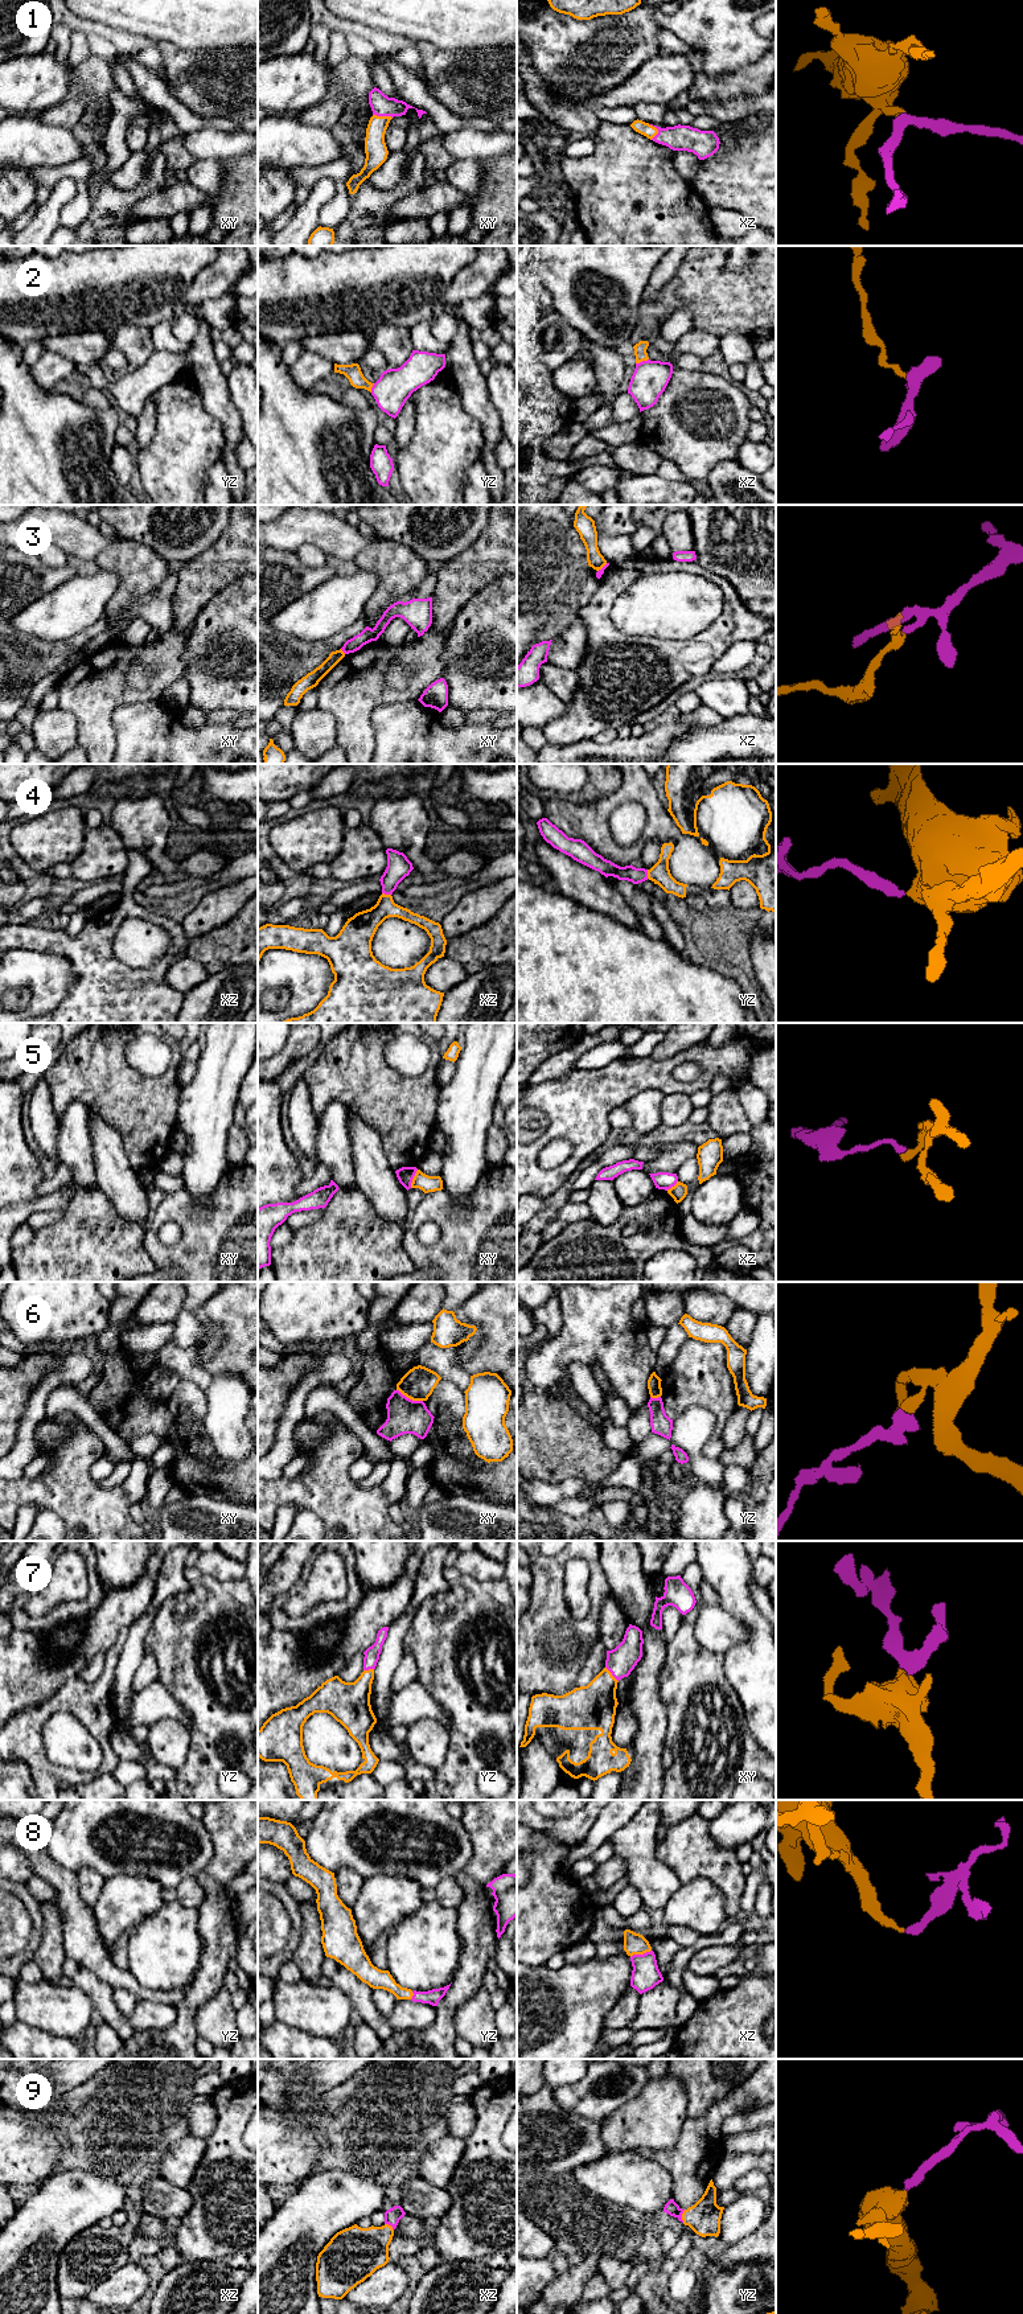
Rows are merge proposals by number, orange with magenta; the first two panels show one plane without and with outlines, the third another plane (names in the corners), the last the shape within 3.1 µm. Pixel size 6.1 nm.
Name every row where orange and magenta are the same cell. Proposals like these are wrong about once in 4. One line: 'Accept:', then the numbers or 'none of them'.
Accept: 1, 2, 4, 7, 8, 9

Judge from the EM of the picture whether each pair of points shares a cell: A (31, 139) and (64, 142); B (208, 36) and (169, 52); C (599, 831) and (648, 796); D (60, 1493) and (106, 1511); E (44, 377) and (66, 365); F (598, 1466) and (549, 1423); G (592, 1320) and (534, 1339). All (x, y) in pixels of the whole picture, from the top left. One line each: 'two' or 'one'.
A: one
B: two
C: one
D: one
E: one
F: one
G: two

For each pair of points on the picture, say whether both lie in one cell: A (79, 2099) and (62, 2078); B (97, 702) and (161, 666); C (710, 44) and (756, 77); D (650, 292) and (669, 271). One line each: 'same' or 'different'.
A: different
B: same
C: different
D: same

